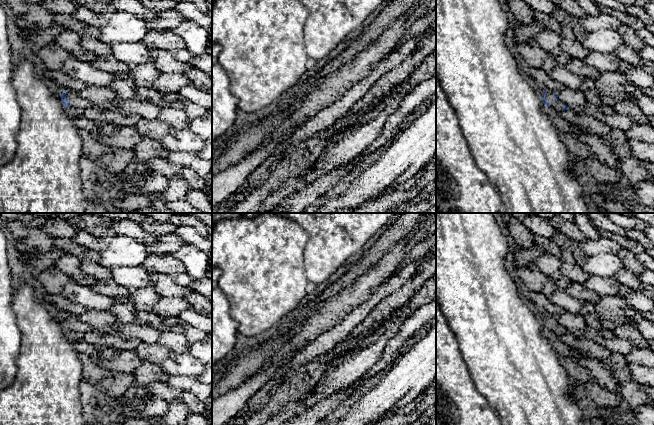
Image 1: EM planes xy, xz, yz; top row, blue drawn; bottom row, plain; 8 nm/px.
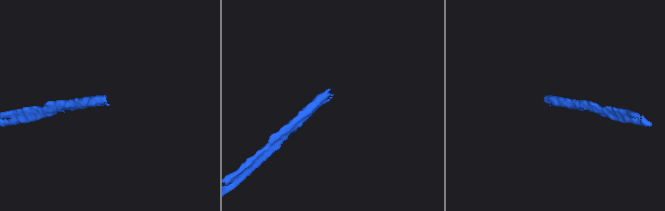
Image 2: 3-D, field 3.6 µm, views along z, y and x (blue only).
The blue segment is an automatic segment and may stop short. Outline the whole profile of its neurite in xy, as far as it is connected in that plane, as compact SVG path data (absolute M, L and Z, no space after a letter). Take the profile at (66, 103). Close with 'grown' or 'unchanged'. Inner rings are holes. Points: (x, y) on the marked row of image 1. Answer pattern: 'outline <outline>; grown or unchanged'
outline M64 91L60 95L60 98L65 107L71 106L73 108L80 109L82 111L92 107L90 101L80 98L77 95L77 92L74 91Z; grown

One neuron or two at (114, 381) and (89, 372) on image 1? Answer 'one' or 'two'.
two

